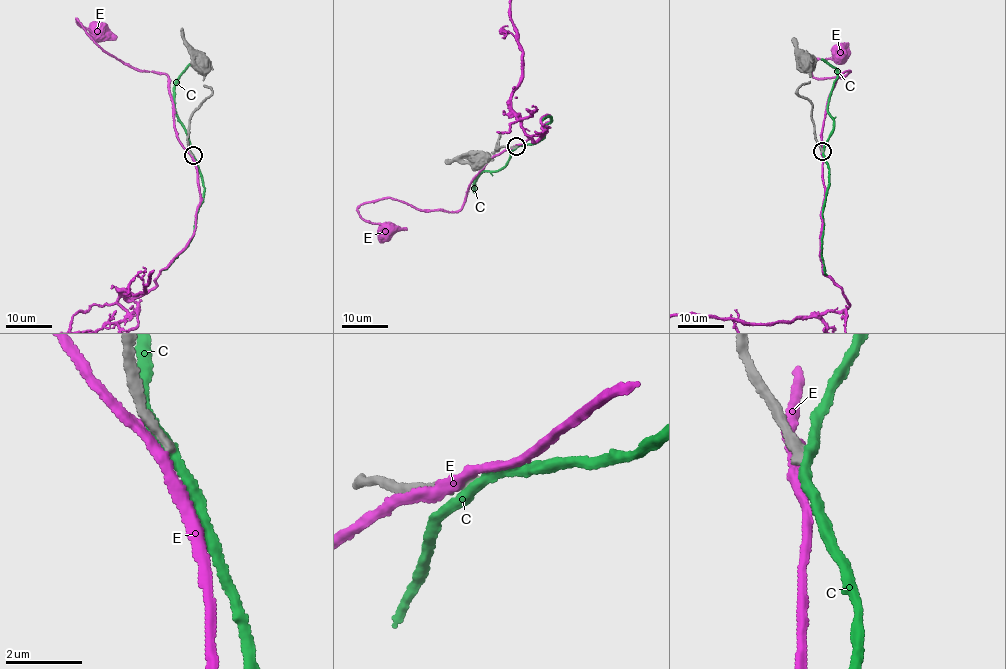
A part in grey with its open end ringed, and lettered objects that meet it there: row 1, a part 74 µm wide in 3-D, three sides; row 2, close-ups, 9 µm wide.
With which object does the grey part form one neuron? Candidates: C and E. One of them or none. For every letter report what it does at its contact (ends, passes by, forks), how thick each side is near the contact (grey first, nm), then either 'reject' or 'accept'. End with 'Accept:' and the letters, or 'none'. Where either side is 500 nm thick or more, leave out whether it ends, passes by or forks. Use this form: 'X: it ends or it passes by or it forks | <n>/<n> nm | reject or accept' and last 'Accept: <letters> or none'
C: it passes by | 280/280 nm | reject
E: it passes by | 320/280 nm | reject
Accept: none

